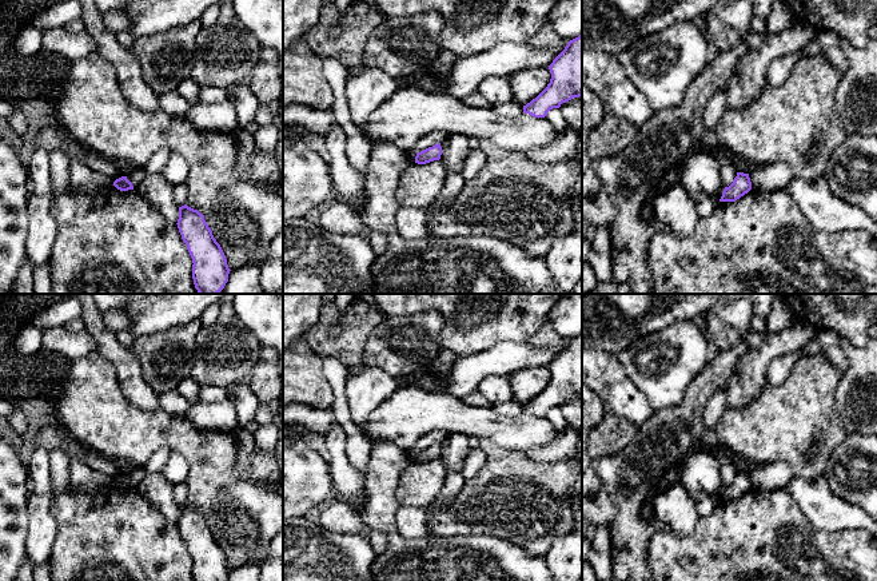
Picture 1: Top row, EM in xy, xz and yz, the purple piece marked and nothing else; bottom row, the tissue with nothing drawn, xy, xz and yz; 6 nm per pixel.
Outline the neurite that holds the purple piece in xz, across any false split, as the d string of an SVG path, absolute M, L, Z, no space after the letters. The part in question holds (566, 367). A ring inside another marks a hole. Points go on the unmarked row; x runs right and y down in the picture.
M582 334L567 342L549 369L551 378L547 386L523 405L523 411L534 417L545 417L550 409L582 395Z

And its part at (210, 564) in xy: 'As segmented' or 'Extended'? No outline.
As segmented

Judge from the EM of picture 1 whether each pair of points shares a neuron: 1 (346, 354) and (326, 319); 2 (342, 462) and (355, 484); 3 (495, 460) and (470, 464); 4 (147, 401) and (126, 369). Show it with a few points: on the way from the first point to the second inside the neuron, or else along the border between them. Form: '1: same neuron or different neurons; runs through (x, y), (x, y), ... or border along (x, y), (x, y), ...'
1: same neuron; runs through (338, 346), (326, 334), (326, 327)
2: same neuron; runs through (342, 468), (350, 478)
3: different neurons; border along (481, 446), (485, 465), (466, 480)
4: same neuron; runs through (139, 393), (132, 385), (132, 377)

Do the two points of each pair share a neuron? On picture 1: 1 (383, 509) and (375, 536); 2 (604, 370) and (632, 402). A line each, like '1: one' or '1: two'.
1: two
2: one

